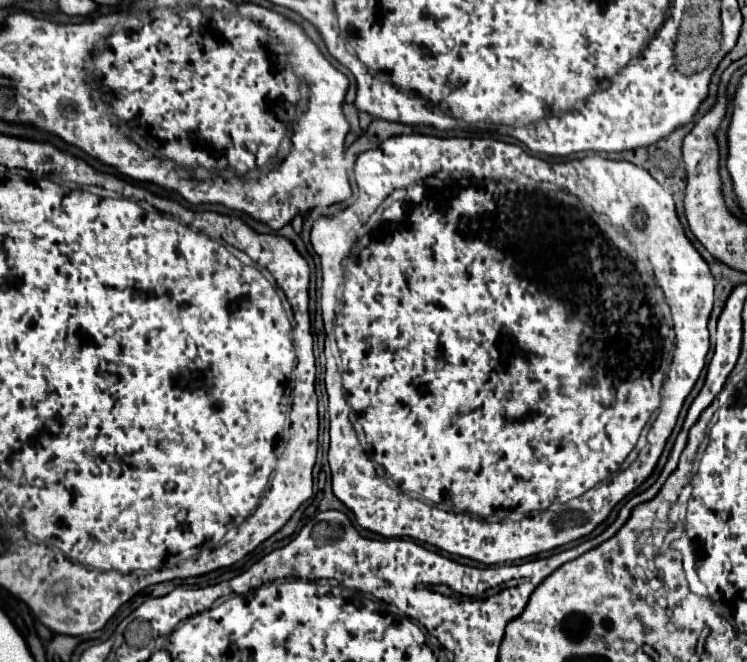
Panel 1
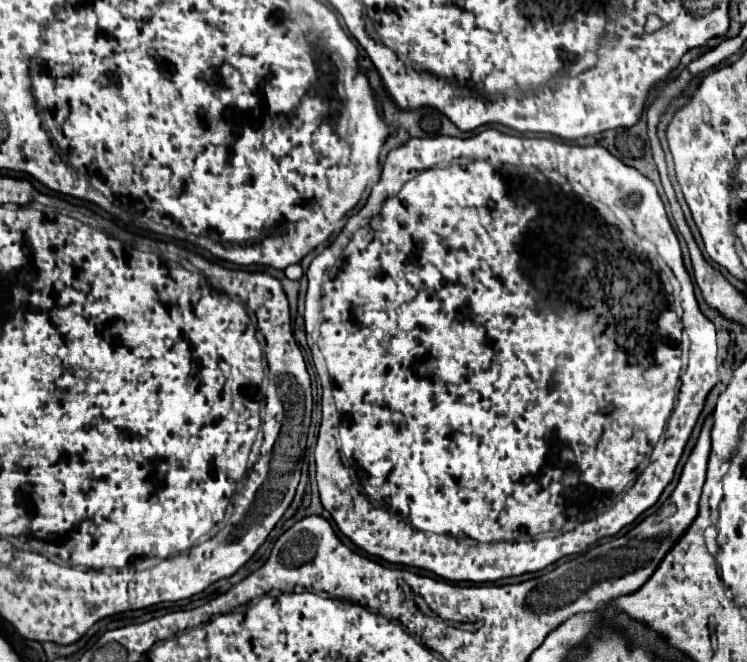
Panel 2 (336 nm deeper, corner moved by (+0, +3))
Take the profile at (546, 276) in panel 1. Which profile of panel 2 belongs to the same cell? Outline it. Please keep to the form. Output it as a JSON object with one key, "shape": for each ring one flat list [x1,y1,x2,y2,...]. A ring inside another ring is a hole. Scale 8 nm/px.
{"shape":[[487,129,487,131,481,131,481,133,477,133,477,135,473,135,473,137,469,137,469,139,459,139,459,137,447,137,447,135,435,135,435,137,423,137,423,139,421,139,421,137,413,137,413,139,409,139,409,141,407,141,407,143,405,143,405,145,401,145,401,147,397,147,397,149,391,149,391,151,389,151,389,155,387,155,387,159,385,159,385,165,383,165,383,173,381,173,381,181,379,181,379,183,377,183,377,185,375,185,375,187,373,187,373,191,371,191,371,197,369,197,369,199,367,199,367,203,365,203,365,207,363,207,363,209,361,209,361,211,359,211,359,213,357,213,357,215,353,215,353,217,349,217,349,219,347,219,347,225,345,225,345,229,343,229,343,231,341,231,341,233,339,233,339,235,337,235,337,239,335,239,335,241,333,241,333,243,331,243,331,245,329,245,329,247,325,247,325,249,323,249,323,251,321,251,321,253,319,253,319,255,317,255,317,257,315,257,315,259,313,259,313,261,311,261,311,265,309,265,309,269,307,269,307,277,309,277,309,287,307,287,307,301,305,301,305,331,307,331,307,343,309,343,309,349,311,349,311,353,313,353,313,361,315,361,315,369,317,369,317,375,319,375,319,379,321,379,321,385,323,385,323,397,321,397,321,411,323,411,323,421,321,421,321,427,319,427,319,439,317,439,317,447,315,447,315,463,317,463,317,485,319,485,319,493,321,493,321,503,323,503,323,507,325,507,325,509,327,509,327,511,329,511,329,513,331,513,331,517,333,517,333,519,335,519,335,523,337,523,337,527,339,527,339,529,341,529,341,531,343,531,343,535,347,535,347,537,349,537,349,539,351,539,351,541,353,541,353,543,355,543,355,545,357,545,357,547,361,547,361,549,363,549,363,551,367,551,367,553,369,553,369,555,375,555,375,557,381,557,381,559,385,559,385,561,389,561,389,563,401,563,401,565,409,565,409,567,417,567,417,569,425,569,425,571,431,571,431,573,435,573,435,575,439,575,439,577,443,577,443,579,449,579,449,581,475,581,475,583,483,583,483,581,489,581,489,579,491,579,491,581,497,581,497,579,503,579,503,577,513,577,513,575,523,575,523,573,531,573,531,571,539,571,539,569,543,569,543,567,547,567,547,565,549,565,549,563,553,563,553,561,557,561,557,559,561,559,561,557,567,557,567,555,573,555,573,553,581,553,581,551,585,551,585,549,587,549,587,547,589,547,589,545,593,545,593,543,597,543,597,541,599,541,599,539,603,539,603,537,611,537,611,535,615,535,615,533,619,533,619,531,621,531,621,529,623,529,623,527,625,527,625,525,629,525,629,523,633,523,633,521,635,521,635,519,637,519,637,517,639,517,639,515,641,515,641,513,643,513,643,511,647,511,647,509,649,509,649,507,653,507,653,505,655,505,655,503,657,503,657,499,659,499,659,495,661,495,661,493,663,493,663,489,665,489,665,487,667,487,667,483,669,483,669,481,671,481,671,479,673,479,673,473,675,473,675,467,677,467,677,461,679,461,679,457,681,457,681,451,683,451,683,449,685,449,685,443,687,443,687,439,689,439,689,435,691,435,691,431,693,431,693,427,695,427,695,423,697,423,697,417,699,417,699,413,701,413,701,409,703,409,703,401,705,401,705,397,703,397,703,395,707,395,707,393,709,393,709,391,711,391,711,389,713,389,713,387,715,387,715,383,717,383,717,341,715,341,715,325,713,325,713,323,711,323,711,321,709,321,709,319,707,319,707,317,705,317,705,315,703,315,703,311,701,311,701,307,699,307,699,303,697,303,697,297,695,297,695,291,693,291,693,281,691,281,691,277,689,277,689,273,687,273,687,269,685,269,685,265,683,265,683,257,682,257,682,256,681,256,681,255,682,255,682,251,681,251,681,245,680,245,680,243,679,243,679,239,677,239,677,235,675,235,675,231,673,231,673,227,671,227,671,223,669,223,669,217,667,217,667,213,665,213,665,207,663,207,663,201,661,201,661,197,659,197,659,193,657,193,657,189,655,189,655,185,653,185,653,183,651,183,651,179,647,179,647,177,643,177,643,175,641,175,641,173,639,173,639,171,635,171,635,169,633,169,633,167,627,167,627,165,625,165,625,163,621,163,621,161,619,161,619,159,617,159,617,157,615,157,615,155,611,155,611,153,609,153,609,151,607,151,607,149,603,149,603,147,601,147,601,145,593,145,593,147,577,147,577,145,567,145,567,143,561,143,561,141,555,141,555,139,547,139,547,138,545,138,545,137,541,137,541,138,539,138,539,137,513,137,513,135,505,135,505,133,499,133,499,131,495,131,495,129],[485,161,487,161,487,163,485,163],[489,163,491,163,491,165,493,165,493,167,491,167,491,165,489,165],[499,165,501,165,501,167,499,167],[509,165,513,165,513,167,509,167],[455,177,457,177,457,179,455,179],[455,181,457,181,457,187,455,187],[580,193,583,193,583,194,582,194,582,195,580,195],[549,195,551,195,551,201,549,201],[602,208,603,208,603,212,601,212,601,211,599,211,599,209,602,209],[543,223,545,223,545,225,547,225,547,227,545,227,545,225,543,225],[555,241,557,241,557,243,555,243],[655,247,657,247,657,249,655,249],[657,251,659,251,659,255,661,255,661,257,663,257,663,259,659,259,659,255,657,255],[551,253,553,253,553,255,551,255],[577,253,579,253,579,255,577,255],[367,255,369,255,369,257,367,257],[373,257,375,257,375,259,373,259],[373,261,375,261,375,263,373,263],[663,261,665,261,665,263,667,263,667,265,669,265,669,267,671,267,671,271,673,271,673,273,675,273,675,277,677,277,677,281,679,281,679,283,681,283,681,293,679,293,679,297,677,297,677,295,675,295,675,293,673,293,673,285,671,285,671,281,669,281,669,277,667,277,667,267,665,267,665,263,663,263],[679,299,681,299,681,307,683,307,683,319,681,319,681,311,679,311],[681,321,683,321,683,323,681,323],[683,327,685,327,685,331,687,331,687,335,689,335,689,341,691,341,691,349,689,349,689,363,687,363,687,367,685,367,685,371,683,371,683,375,681,375,681,391,679,391,679,397,677,397,677,405,675,405,675,407,673,407,673,399,675,399,675,385,677,385,677,379,679,379,679,373,681,373,681,353,683,353,683,351,681,351,681,341,683,341],[691,391,699,391,699,403,695,403,695,395,691,395],[671,411,673,411,673,413,671,413],[397,413,399,413,399,415,397,415],[669,415,671,415,671,419,669,419],[667,419,669,419,669,421,667,421],[665,425,667,425,667,431,665,431,665,441,663,441,663,447,661,447,661,449,657,449,657,451,655,451,655,453,653,453,653,447,655,447,655,445,657,445,657,441,659,441,659,437,661,437,661,433,663,433,663,429,665,429],[335,429,337,429,337,435,339,435,339,437,341,437,341,451,339,451,339,447,337,447,337,435,335,435],[651,453,653,453,653,461,651,461,651,463,649,463,649,457,651,457],[345,463,347,463,347,465,349,465,349,467,355,467,355,471,357,471,357,475,359,475,359,483,361,483,361,485,363,485,363,493,361,493,361,491,359,491,359,489,351,489,351,477,349,477,349,469,347,469,347,465,345,465],[647,463,649,463,649,465,647,465],[645,467,647,467,647,469,645,469],[343,469,345,469,345,473,347,473,347,475,343,475],[643,469,645,469,645,471,643,471],[641,471,643,471,643,473,641,473],[639,473,641,473,641,475,639,475],[637,475,639,475,639,477,637,477],[631,481,635,481,635,483,633,483,633,485,631,485,631,487,629,487,629,491,627,491,627,493,623,493,623,489,625,489,625,487,627,487,627,485,629,485,629,483,631,483],[597,493,599,493,599,495,603,495,603,497,601,497,601,501,603,501,603,505,607,505,607,503,615,503,615,497,619,497,619,495,621,495,621,493,623,493,623,495,621,495,621,497,619,497,619,501,617,501,617,503,615,503,615,505,611,505,611,507,609,507,609,509,607,509,607,511,605,511,605,513,599,513,599,515,597,515,597,507,595,507,595,505,597,505,597,503,591,503,591,495,597,495],[585,511,587,511,587,517,591,517,591,519,587,519,587,521,583,521,583,523,579,523,579,525,577,525,577,527,575,527,575,529,571,529,571,531,567,531,567,533,561,533,561,535,559,535,559,537,539,537,539,539,537,539,537,535,541,535,541,533,545,533,545,531,559,531,559,529,563,529,563,527,565,527,565,523,567,523,567,521,569,521,569,519,571,519,571,515,575,515,575,517,579,517,579,519,583,519,583,513,585,513],[589,513,591,513,591,515,589,515],[593,515,595,515,595,517,593,517],[441,525,443,525,443,527,441,527],[503,533,507,533,507,535,509,535,509,533,511,533,511,535,513,535,513,537,515,537,515,539,511,539,511,543,479,543,479,539,503,539,503,537,501,537,501,535,503,535],[525,533,527,533,527,535,531,535,531,537,521,537,521,535,525,535],[517,537,519,537,519,539,517,539],[467,539,473,539,473,541,467,541]]}

